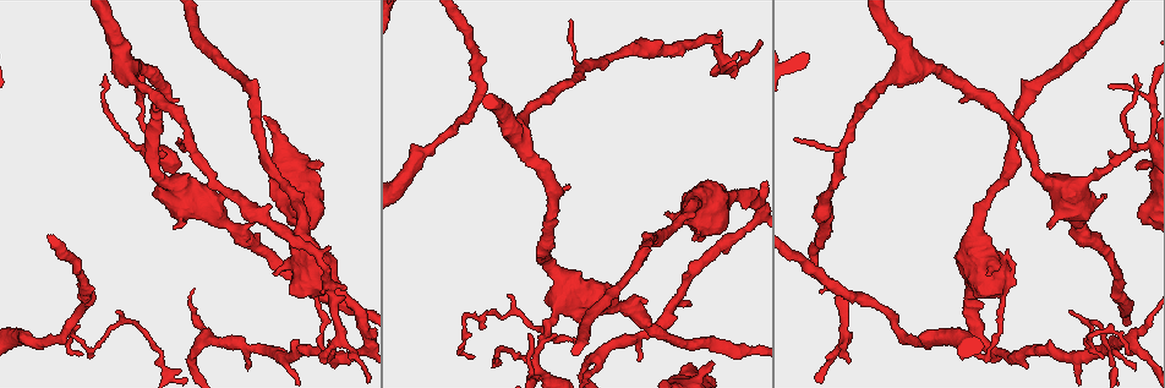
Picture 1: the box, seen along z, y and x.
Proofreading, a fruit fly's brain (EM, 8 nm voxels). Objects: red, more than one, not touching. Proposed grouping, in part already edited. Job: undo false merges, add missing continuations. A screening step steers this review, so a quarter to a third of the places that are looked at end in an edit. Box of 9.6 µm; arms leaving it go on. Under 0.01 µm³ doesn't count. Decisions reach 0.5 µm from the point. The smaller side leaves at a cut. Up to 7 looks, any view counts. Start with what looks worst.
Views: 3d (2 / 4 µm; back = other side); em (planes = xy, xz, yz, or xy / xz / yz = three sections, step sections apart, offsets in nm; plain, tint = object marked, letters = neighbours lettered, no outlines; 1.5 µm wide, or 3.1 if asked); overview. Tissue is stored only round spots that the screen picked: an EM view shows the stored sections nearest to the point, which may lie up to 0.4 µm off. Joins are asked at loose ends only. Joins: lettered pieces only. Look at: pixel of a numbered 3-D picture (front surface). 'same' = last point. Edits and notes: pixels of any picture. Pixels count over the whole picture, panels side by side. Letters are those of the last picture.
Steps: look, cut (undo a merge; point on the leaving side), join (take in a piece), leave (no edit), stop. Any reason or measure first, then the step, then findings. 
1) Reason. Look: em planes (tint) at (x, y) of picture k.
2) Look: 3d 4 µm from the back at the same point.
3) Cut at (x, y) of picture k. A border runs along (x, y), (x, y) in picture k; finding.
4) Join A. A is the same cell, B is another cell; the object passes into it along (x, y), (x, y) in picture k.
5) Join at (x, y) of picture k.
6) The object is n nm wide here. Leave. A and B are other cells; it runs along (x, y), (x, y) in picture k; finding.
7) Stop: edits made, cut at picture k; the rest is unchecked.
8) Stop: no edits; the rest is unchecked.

Tapers out. Look: 3d 4 µm at (165, 154) of picture 1.

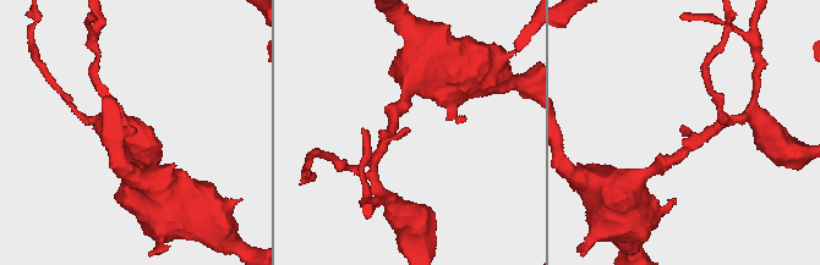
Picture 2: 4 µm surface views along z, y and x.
Look: em xz step 4 (letters) at (408, 129) of picture 2.

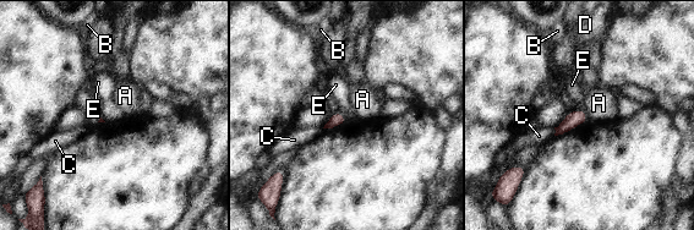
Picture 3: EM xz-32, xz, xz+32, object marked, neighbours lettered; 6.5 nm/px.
The longest contact is with E, 90 nm. Leave. A, B, C, D and E are other cells; a border runs along (583, 110), (589, 120) in picture 3; none of them fits.

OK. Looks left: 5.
Free end. Look: em xz step 8 (letters) at (1136, 167) of picture 1.

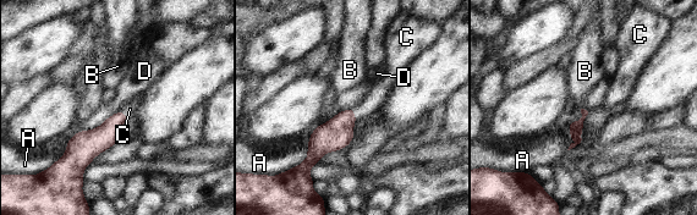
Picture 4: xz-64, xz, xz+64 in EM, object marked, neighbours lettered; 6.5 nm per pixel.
Join C. C is the same cell, A, B and D are other cells; the object passes into it along (335, 134), (355, 114), (373, 100) in picture 4; it goes on there.

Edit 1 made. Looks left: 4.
Tapers out. Look: em planes (plain) at (473, 359) of picture 1.

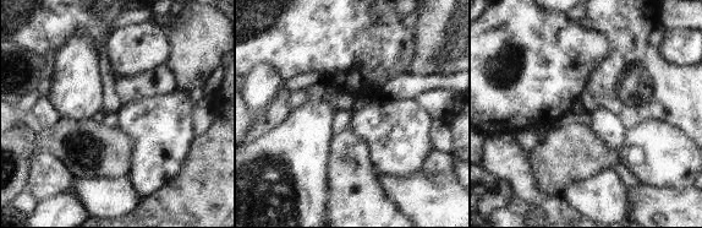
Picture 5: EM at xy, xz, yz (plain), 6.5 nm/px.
Look: em planes (letters) at the same point.

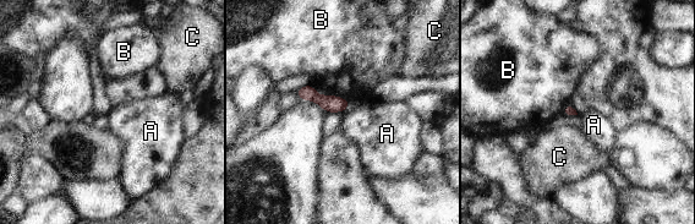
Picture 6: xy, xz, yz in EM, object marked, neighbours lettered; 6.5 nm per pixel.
Leave. A, B and C are other cells; none of them fits.

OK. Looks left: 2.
Stop: edits made, join at picture 4; the rest is unchecked.

